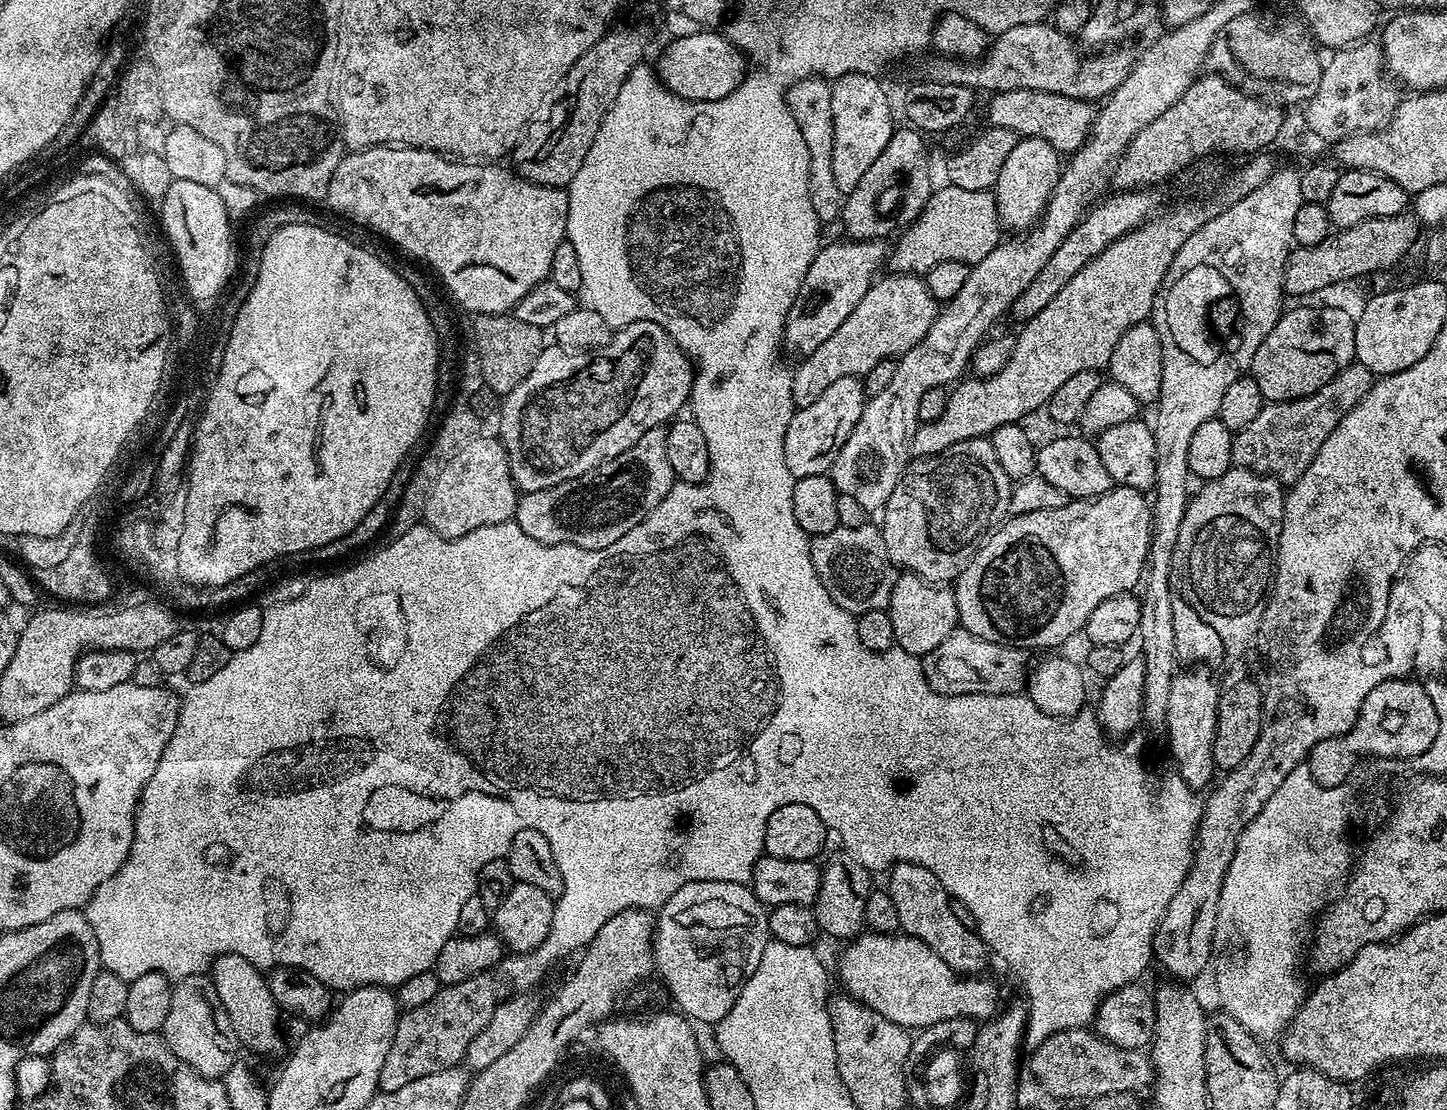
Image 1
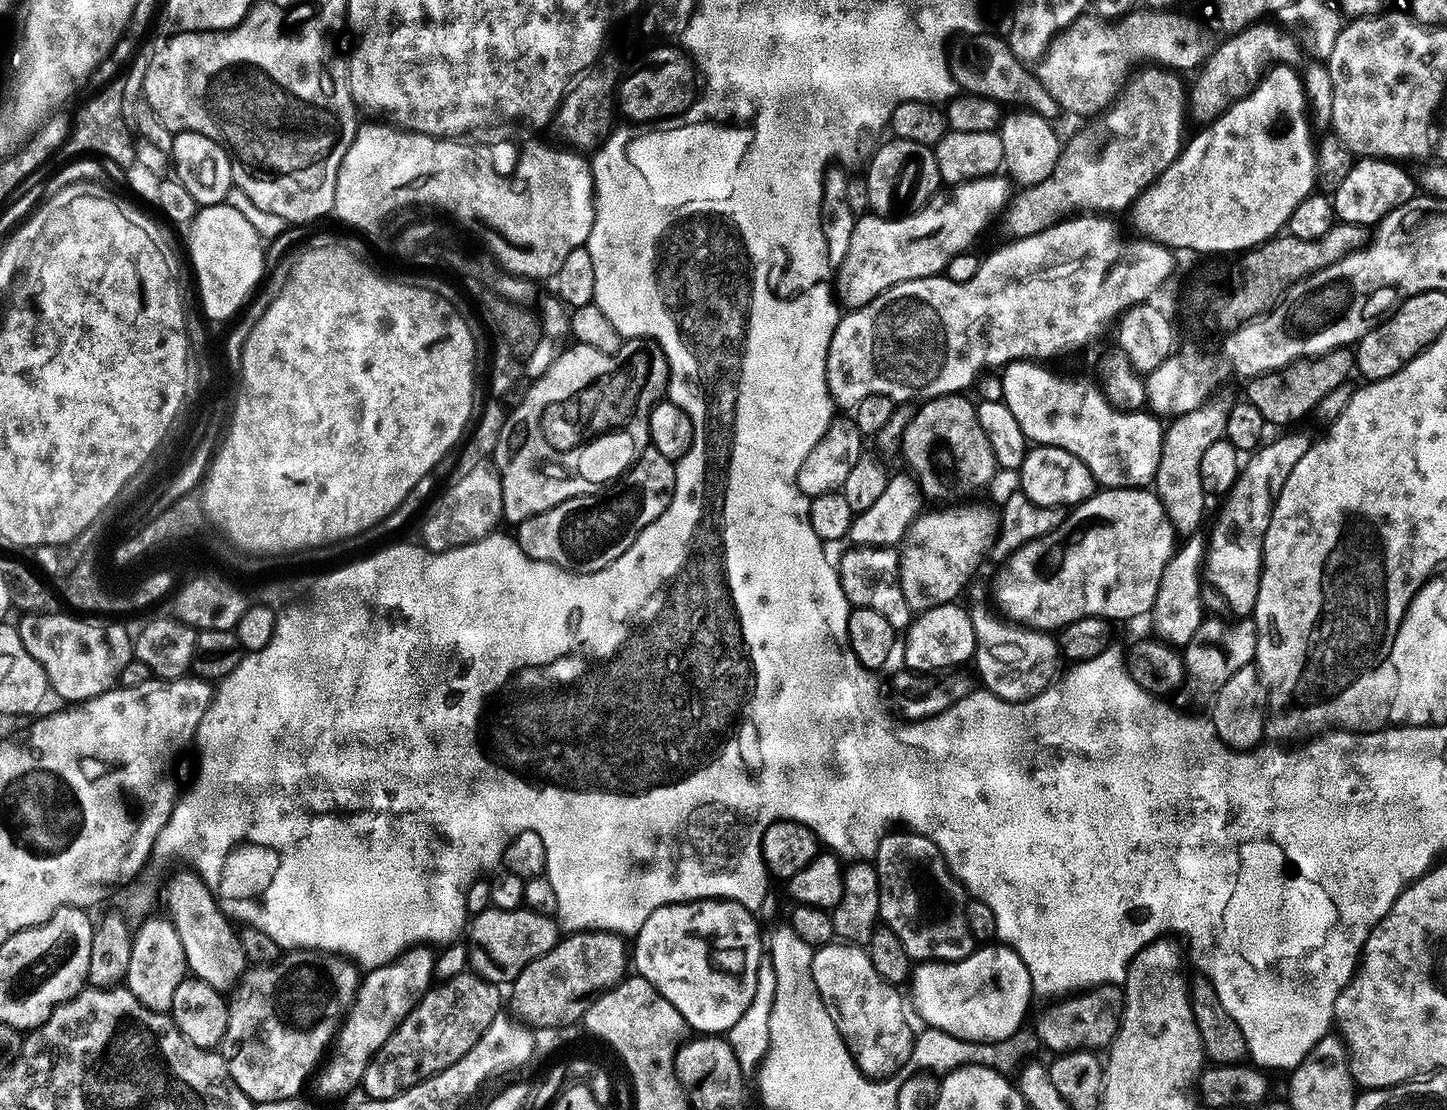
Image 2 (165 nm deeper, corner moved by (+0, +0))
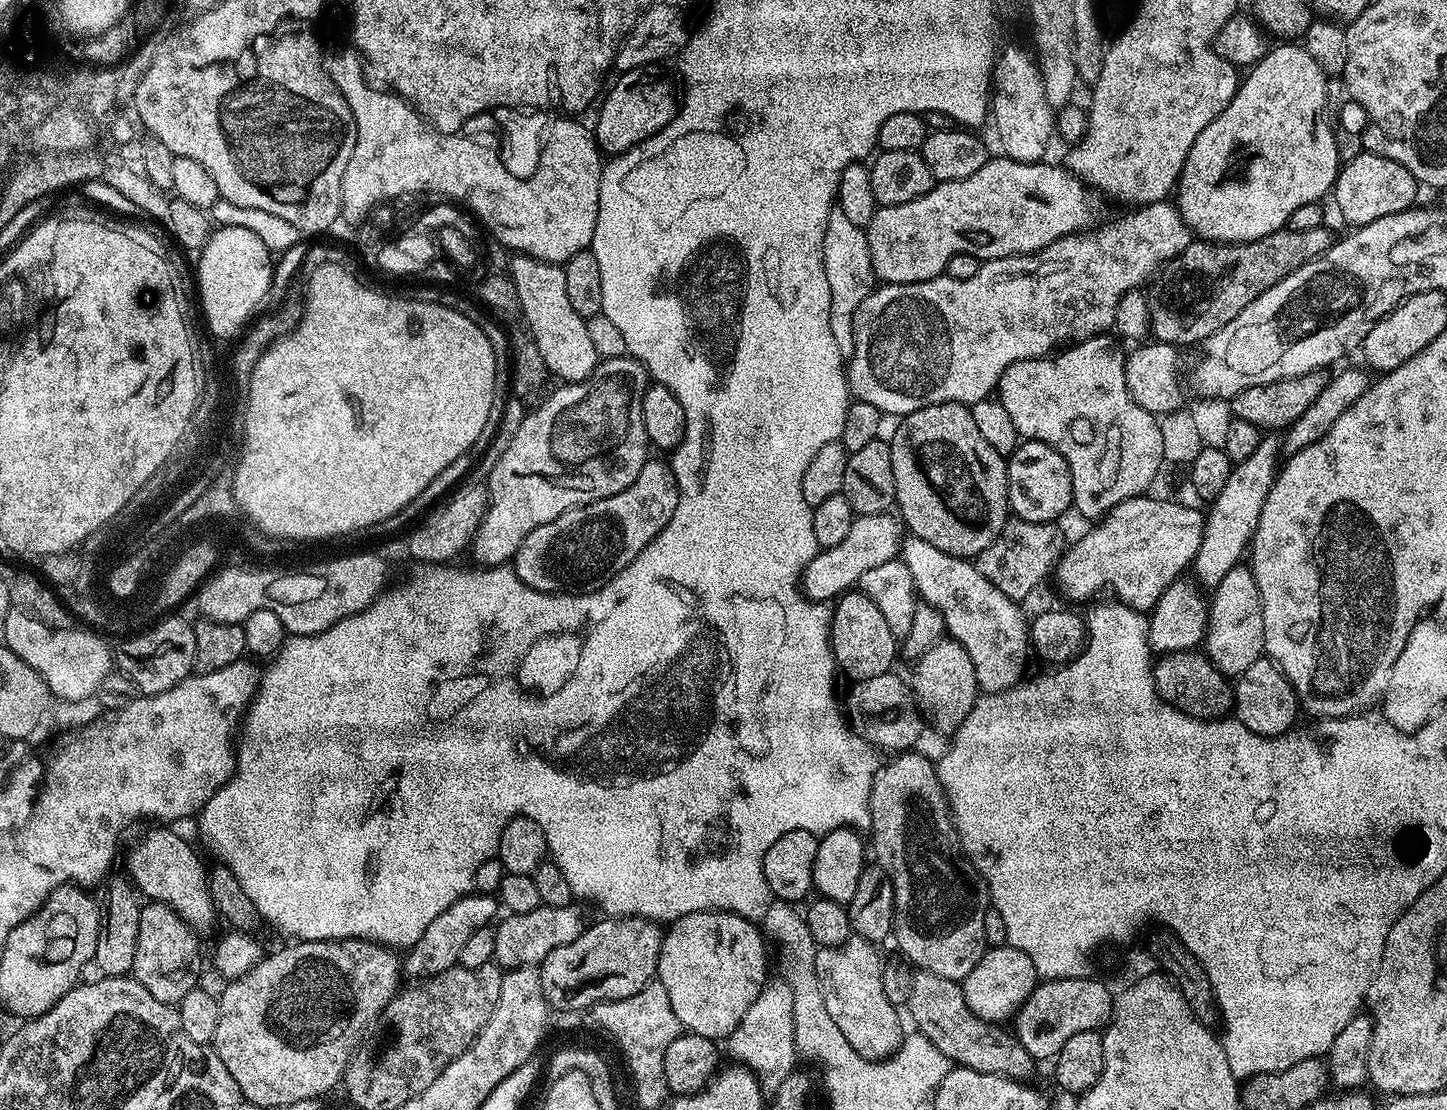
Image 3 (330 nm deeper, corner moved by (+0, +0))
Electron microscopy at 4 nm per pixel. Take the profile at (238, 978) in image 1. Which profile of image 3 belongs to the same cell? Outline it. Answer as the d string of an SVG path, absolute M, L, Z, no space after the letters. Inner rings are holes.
M168 826L152 829L128 852L128 872L137 893L149 901L173 908L192 928L203 930L218 913L208 889L208 868L200 856Z

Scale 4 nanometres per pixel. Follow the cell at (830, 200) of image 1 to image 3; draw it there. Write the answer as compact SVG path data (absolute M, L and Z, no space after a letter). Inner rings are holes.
M838 206L833 207L826 218L826 234L822 238L822 262L826 270L826 282L830 282L830 334L834 334L834 342L838 342L841 354L848 358L854 350L852 317L856 315L858 306L866 302L866 298L877 287L878 277L870 258L867 231L861 225L850 222L850 218L846 218L846 214L842 214Z

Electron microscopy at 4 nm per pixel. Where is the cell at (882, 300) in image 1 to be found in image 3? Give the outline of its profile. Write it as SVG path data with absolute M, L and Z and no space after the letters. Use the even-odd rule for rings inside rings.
M1159 200L1153 204L1137 207L1131 212L1134 213L1126 217L1125 220L1120 220L1117 224L1110 224L1106 228L1098 226L1093 230L1085 230L1074 236L1063 236L1058 242L1046 246L1042 251L1031 256L1007 256L997 260L985 260L981 263L978 274L974 274L974 278L955 280L947 274L941 274L926 282L884 284L877 287L866 298L866 302L862 302L858 306L856 315L852 317L854 350L846 364L846 375L851 395L862 402L870 402L870 406L874 406L882 414L888 415L889 412L890 415L896 416L895 418L909 416L914 410L922 410L922 406L950 403L971 406L980 400L989 399L993 395L994 389L999 385L1000 376L1014 362L1039 360L1047 357L1053 350L1059 349L1065 342L1079 342L1088 340L1091 336L1107 333L1115 325L1118 302L1123 296L1127 292L1139 289L1161 265L1172 260L1178 254L1182 254L1182 250L1186 250L1186 246L1190 246L1194 239L1192 227L1184 221L1179 207L1175 203Z

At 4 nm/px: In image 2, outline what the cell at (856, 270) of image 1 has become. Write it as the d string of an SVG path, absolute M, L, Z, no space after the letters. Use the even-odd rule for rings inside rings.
M1003 175L984 176L981 180L968 180L965 184L957 184L951 190L941 190L933 196L925 208L915 209L913 216L900 216L897 220L875 214L864 214L854 226L854 234L850 234L850 246L834 272L834 296L845 309L851 310L866 306L878 294L890 290L890 286L910 282L914 278L941 275L949 262L965 251L968 240L982 227L988 216L996 208L1001 209L1010 198L1009 181Z

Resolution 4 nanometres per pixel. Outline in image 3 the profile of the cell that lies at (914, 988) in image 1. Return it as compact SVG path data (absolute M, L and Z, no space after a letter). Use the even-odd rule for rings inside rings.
M1011 946L1002 948L989 947L984 957L970 970L970 974L962 982L964 997L978 1014L978 1018L993 1022L1004 1022L1004 1019L1015 1017L1021 1006L1030 998L1030 994L1036 989L1038 977L1034 970L1034 962L1022 950Z

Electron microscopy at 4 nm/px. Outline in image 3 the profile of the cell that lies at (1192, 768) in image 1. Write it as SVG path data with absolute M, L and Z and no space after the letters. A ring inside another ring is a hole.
M1247 563L1236 564L1234 570L1228 571L1226 578L1211 589L1206 655L1215 668L1229 678L1238 678L1265 655L1262 598L1258 594L1258 582Z

